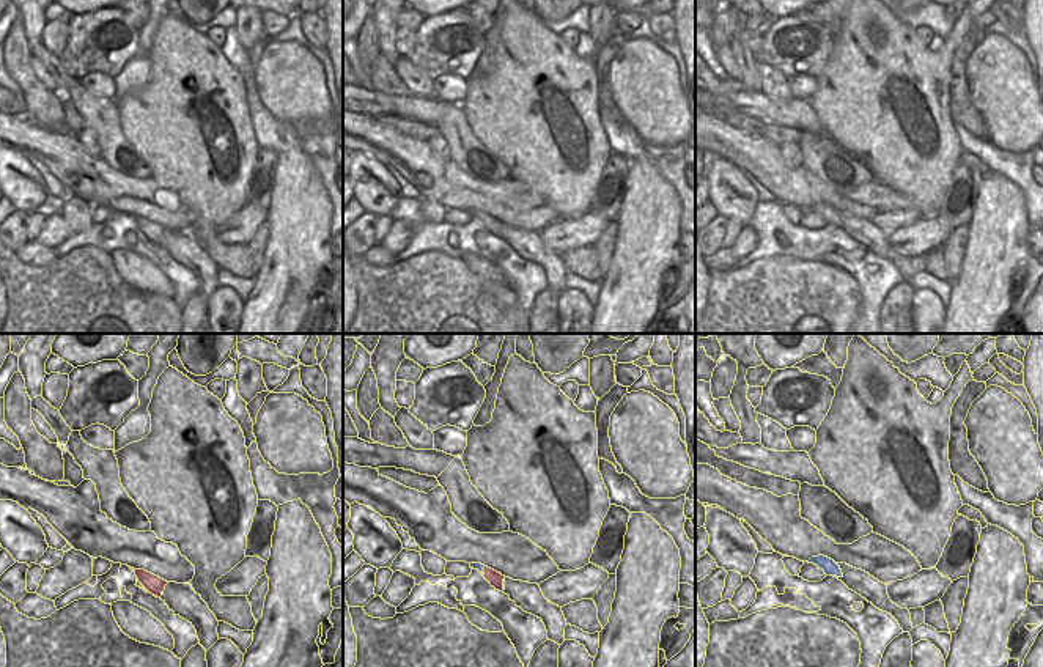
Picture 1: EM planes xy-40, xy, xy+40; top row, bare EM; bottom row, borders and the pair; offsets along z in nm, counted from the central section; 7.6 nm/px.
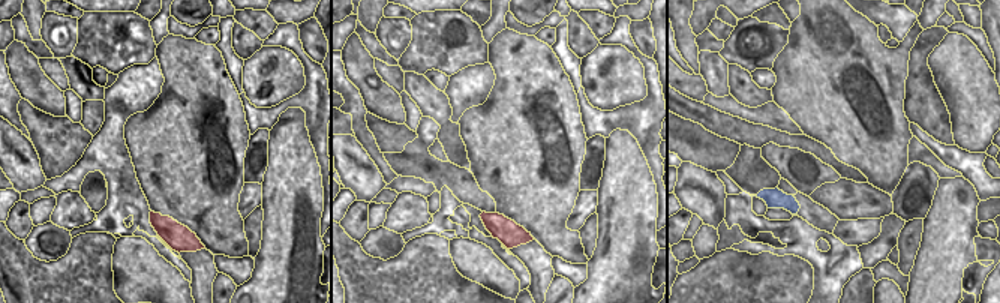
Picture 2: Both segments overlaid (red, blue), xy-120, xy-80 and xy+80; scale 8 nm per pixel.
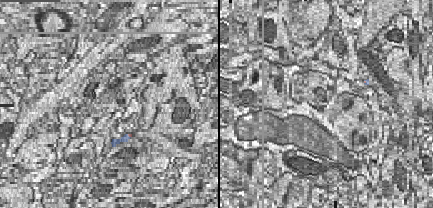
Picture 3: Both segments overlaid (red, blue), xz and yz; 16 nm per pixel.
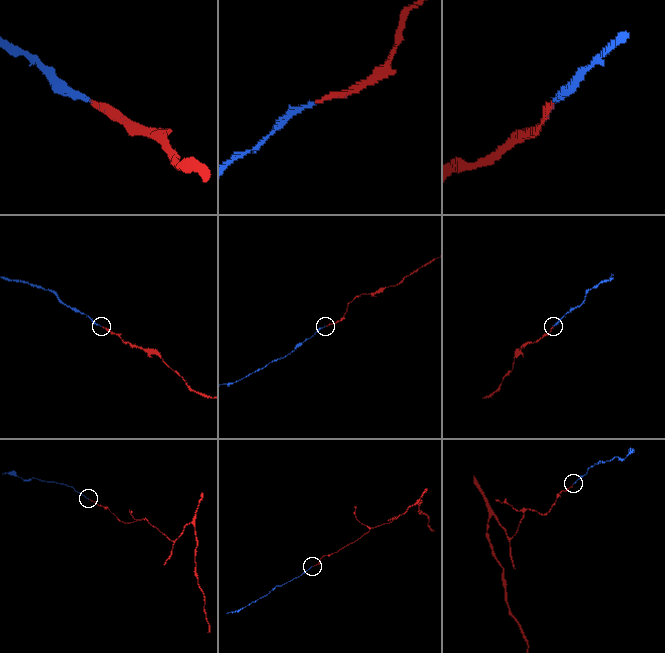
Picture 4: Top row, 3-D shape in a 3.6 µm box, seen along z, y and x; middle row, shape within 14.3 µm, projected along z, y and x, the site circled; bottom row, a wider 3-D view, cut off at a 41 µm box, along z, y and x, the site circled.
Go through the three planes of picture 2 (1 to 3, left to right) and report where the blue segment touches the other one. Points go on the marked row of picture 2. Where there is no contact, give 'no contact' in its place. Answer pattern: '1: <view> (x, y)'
1: no contact
2: no contact
3: no contact

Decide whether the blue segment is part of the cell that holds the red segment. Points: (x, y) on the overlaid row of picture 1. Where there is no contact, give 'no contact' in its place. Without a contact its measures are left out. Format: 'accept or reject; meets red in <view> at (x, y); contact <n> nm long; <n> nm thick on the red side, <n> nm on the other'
accept; meets red in xy at (502, 584); contact 100 nm long; 120 nm thick on the red side, 20 nm on the other

